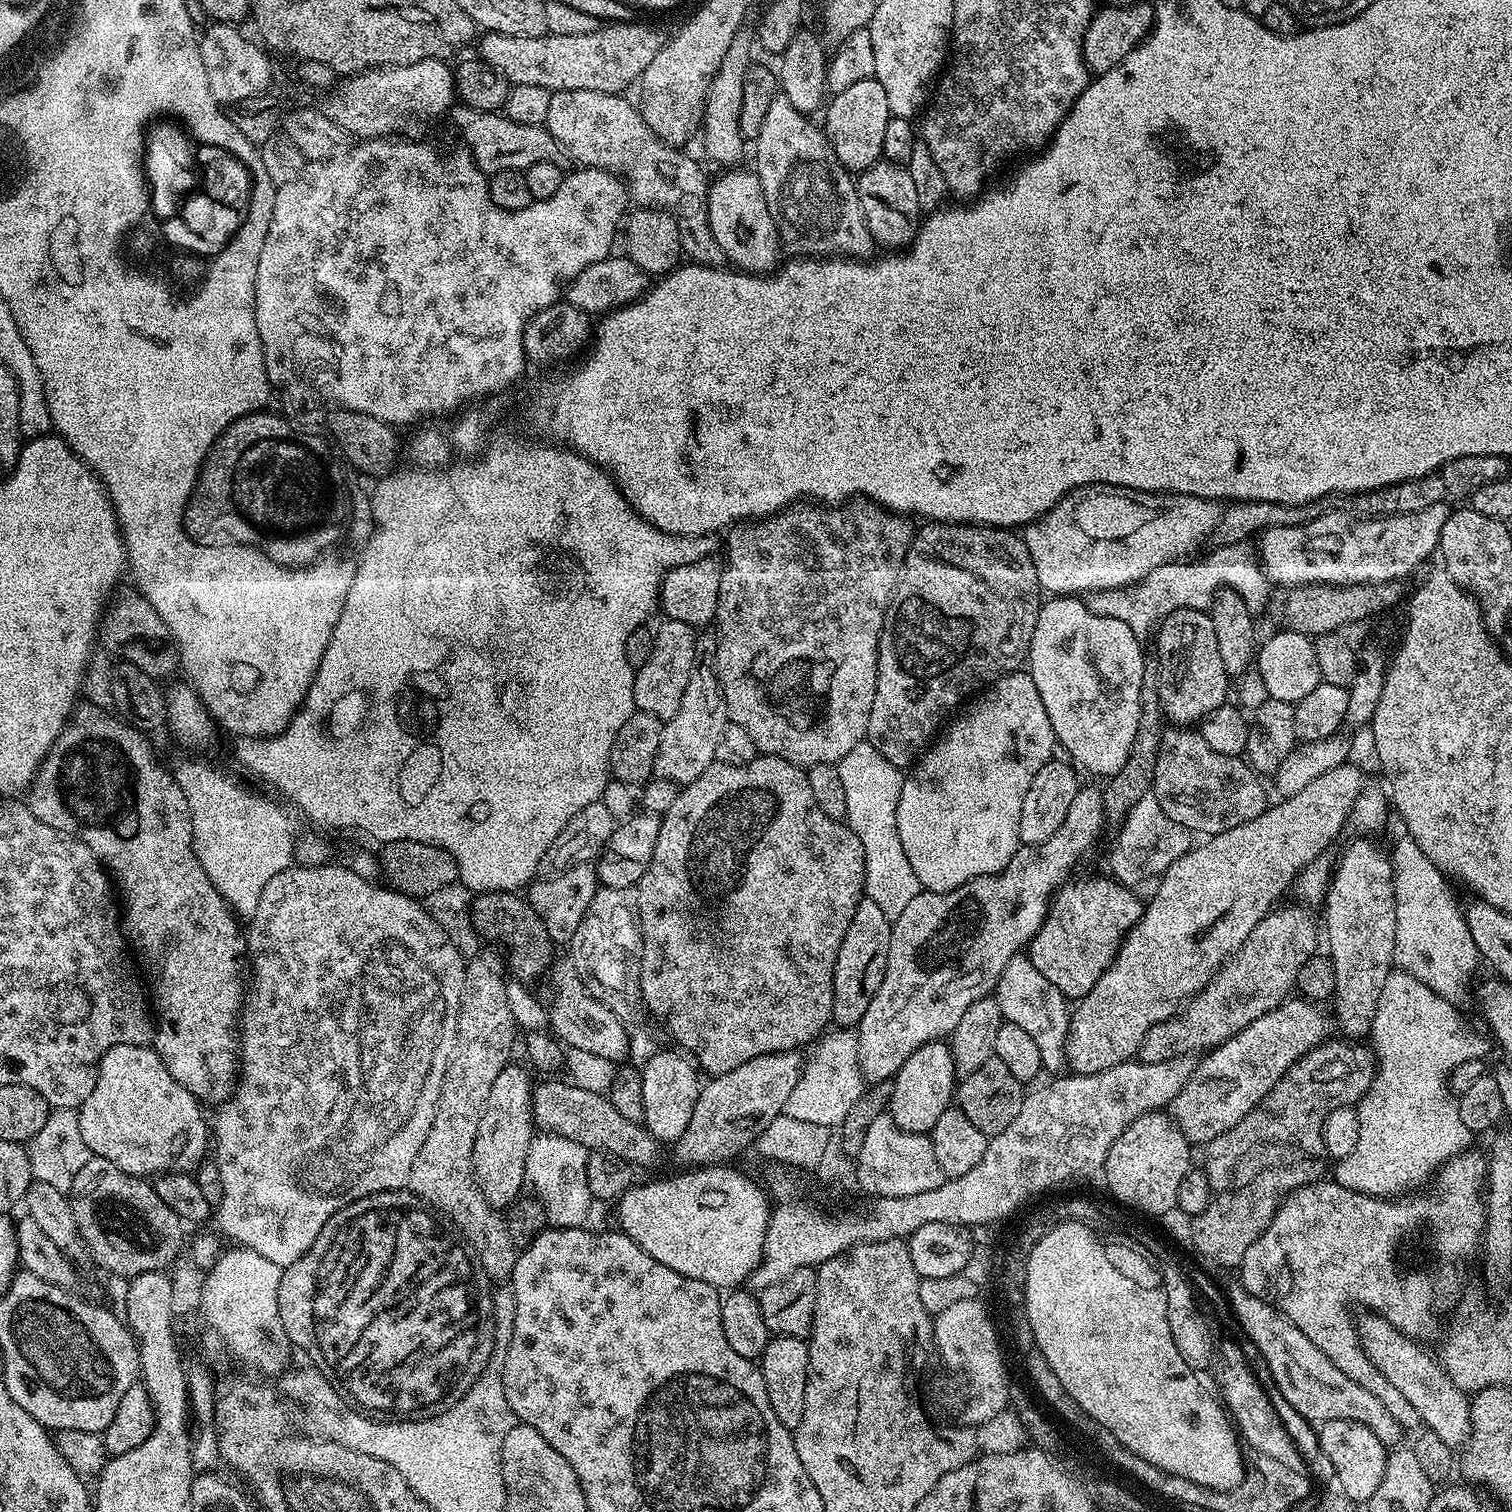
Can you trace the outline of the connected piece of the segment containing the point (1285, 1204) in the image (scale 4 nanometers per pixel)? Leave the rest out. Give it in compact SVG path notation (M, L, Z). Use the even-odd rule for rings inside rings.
M1462 1151L1440 1165L1431 1177L1432 1188L1424 1186L1399 1198L1367 1196L1337 1184L1332 1178L1307 1184L1297 1192L1284 1197L1270 1226L1266 1226L1266 1230L1257 1238L1254 1246L1246 1250L1238 1266L1238 1280L1246 1291L1262 1298L1268 1304L1273 1304L1283 1316L1290 1318L1290 1322L1294 1322L1294 1326L1298 1326L1298 1330L1302 1330L1302 1334L1306 1334L1306 1338L1310 1338L1310 1342L1314 1342L1314 1346L1318 1346L1342 1373L1358 1382L1363 1389L1370 1390L1371 1394L1390 1410L1390 1414L1398 1418L1405 1430L1419 1429L1420 1416L1414 1410L1414 1406L1410 1406L1410 1402L1402 1398L1402 1393L1396 1387L1390 1386L1390 1382L1386 1382L1386 1378L1364 1353L1357 1335L1357 1325L1348 1313L1353 1288L1356 1288L1356 1268L1352 1268L1352 1260L1348 1260L1344 1252L1336 1252L1336 1244L1388 1244L1388 1260L1392 1260L1392 1256L1416 1256L1416 1260L1428 1260L1429 1269L1440 1267L1444 1272L1452 1272L1452 1264L1460 1264L1456 1256L1467 1256L1472 1260L1482 1248L1488 1178L1487 1155L1483 1151L1472 1151Z

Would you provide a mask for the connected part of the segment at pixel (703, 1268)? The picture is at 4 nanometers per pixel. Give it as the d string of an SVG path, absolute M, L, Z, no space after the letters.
M700 1166L695 1170L684 1170L681 1176L668 1176L665 1180L652 1180L649 1184L637 1183L628 1189L623 1196L620 1197L615 1205L616 1216L620 1219L618 1224L619 1231L625 1232L632 1241L638 1246L642 1246L642 1250L646 1250L646 1254L650 1254L650 1258L654 1258L660 1264L670 1266L670 1270L678 1270L678 1274L682 1274L686 1278L694 1278L701 1280L707 1284L711 1284L717 1290L732 1290L751 1277L753 1270L760 1265L760 1256L764 1252L764 1239L766 1238L766 1230L768 1229L768 1217L770 1215L770 1196L763 1187L760 1188L747 1176L744 1172L732 1168L736 1166Z

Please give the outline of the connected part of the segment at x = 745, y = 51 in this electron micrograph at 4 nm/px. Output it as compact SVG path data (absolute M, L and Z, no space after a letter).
M745 26L734 34L734 42L730 42L730 50L726 50L726 58L722 58L722 66L710 78L708 94L704 97L704 114L702 117L702 136L704 132L704 152L720 166L736 166L744 156L746 141L740 133L740 111L742 110L742 94L744 93L744 75L754 63L752 44L754 32Z

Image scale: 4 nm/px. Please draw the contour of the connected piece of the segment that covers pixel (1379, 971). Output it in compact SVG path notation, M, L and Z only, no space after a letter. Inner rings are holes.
M1360 838L1364 840L1352 840L1344 848L1344 853L1340 856L1340 861L1335 861L1332 869L1332 879L1328 881L1328 895L1322 901L1322 909L1324 908L1324 924L1322 920L1322 928L1328 931L1328 948L1327 955L1332 957L1334 962L1334 978L1336 979L1336 994L1334 997L1334 1005L1336 1004L1336 1016L1334 1012L1334 1020L1345 1032L1348 1038L1364 1038L1371 1033L1372 1023L1374 1022L1374 1010L1378 1010L1378 994L1382 994L1382 986L1386 986L1386 978L1394 971L1393 956L1394 940L1395 940L1395 902L1394 902L1394 882L1392 881L1392 857L1387 851L1380 849L1372 838Z

